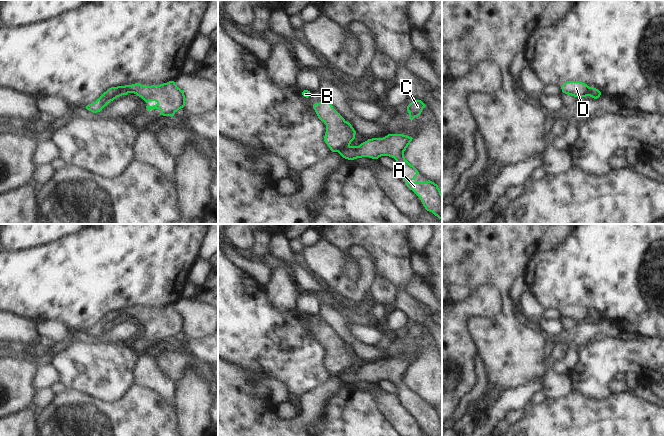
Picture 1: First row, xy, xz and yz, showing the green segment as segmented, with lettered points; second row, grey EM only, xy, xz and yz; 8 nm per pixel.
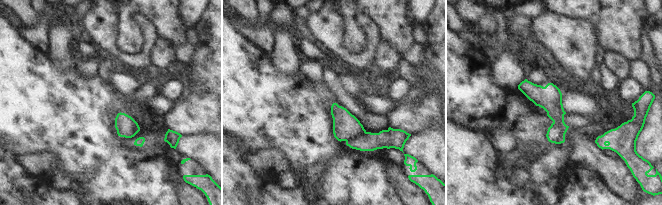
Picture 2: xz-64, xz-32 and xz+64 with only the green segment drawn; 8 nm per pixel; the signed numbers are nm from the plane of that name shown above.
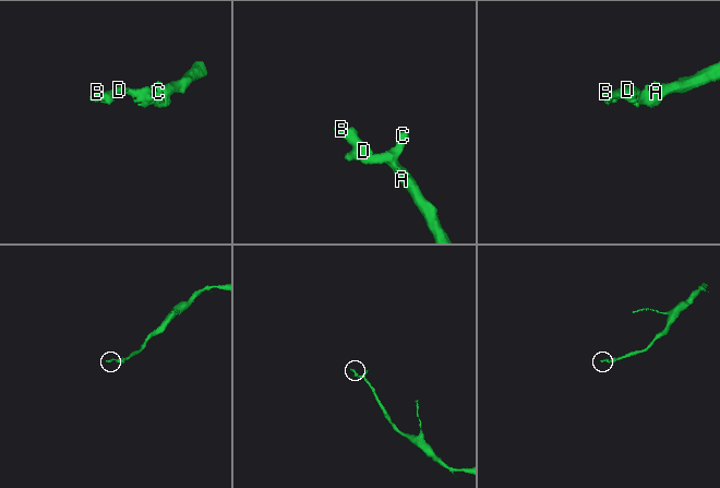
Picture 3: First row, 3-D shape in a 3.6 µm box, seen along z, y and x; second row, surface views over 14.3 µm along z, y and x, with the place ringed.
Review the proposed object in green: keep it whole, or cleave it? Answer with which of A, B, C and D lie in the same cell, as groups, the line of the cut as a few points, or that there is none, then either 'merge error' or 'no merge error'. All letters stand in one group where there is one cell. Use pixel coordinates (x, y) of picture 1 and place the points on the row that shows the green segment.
A C / B D | xz (349, 144), (337, 151) | merge error

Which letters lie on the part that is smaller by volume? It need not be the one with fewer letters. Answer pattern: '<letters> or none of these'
B, D

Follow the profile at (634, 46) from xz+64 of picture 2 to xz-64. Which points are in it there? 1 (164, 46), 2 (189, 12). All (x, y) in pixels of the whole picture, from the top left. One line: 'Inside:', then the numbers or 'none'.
Inside: none

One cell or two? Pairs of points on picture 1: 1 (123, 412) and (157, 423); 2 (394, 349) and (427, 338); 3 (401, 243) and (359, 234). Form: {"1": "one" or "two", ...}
{"1": "one", "2": "one", "3": "one"}

